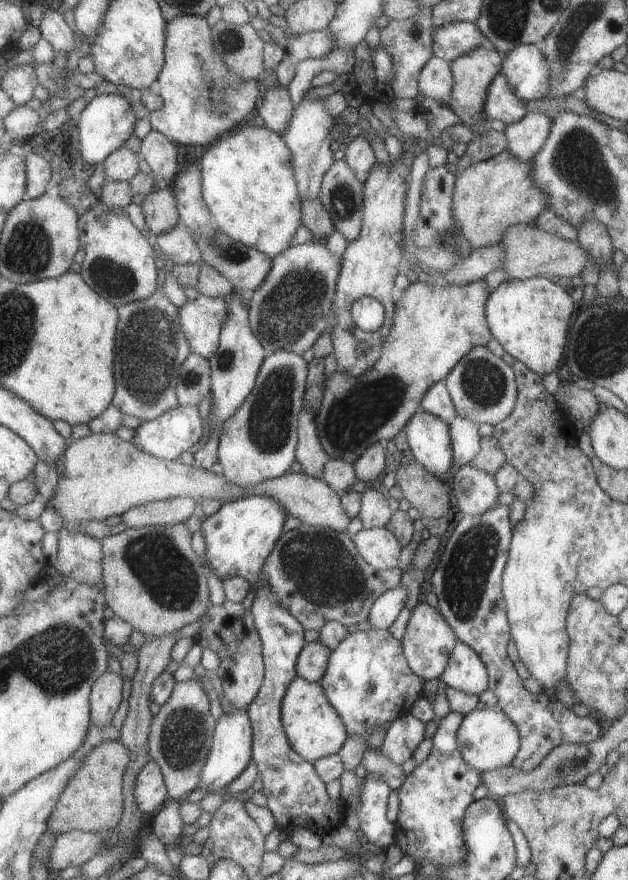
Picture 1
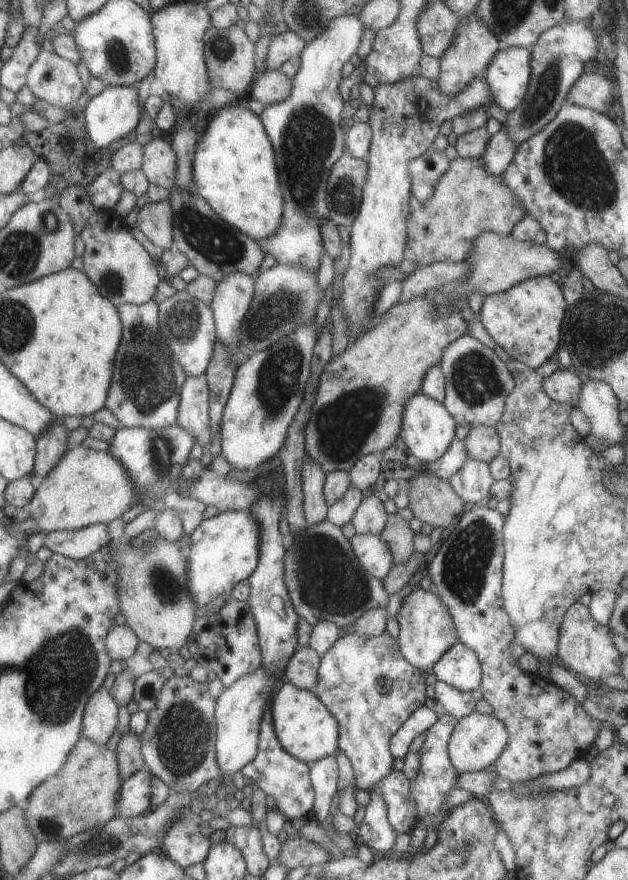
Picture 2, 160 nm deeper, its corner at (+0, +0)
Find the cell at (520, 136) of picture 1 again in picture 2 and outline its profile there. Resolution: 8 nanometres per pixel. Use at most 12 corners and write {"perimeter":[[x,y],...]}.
{"perimeter":[[502,126],[485,144],[483,170],[499,176],[511,164],[515,142]]}

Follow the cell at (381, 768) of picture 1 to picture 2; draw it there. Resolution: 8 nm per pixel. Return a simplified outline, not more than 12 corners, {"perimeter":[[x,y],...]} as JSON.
{"perimeter":[[385,631],[347,634],[314,694],[356,788],[393,770],[391,736],[425,697]]}

